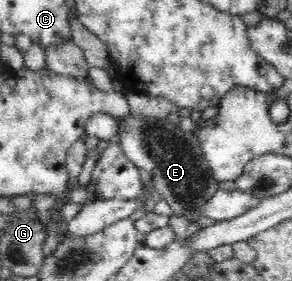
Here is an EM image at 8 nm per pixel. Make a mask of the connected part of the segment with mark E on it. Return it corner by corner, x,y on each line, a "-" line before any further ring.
129,111
126,115
115,117
115,135
118,135
119,147
126,157
140,169
150,172
154,186
174,209
171,227
178,232
177,240
195,234
200,228
194,225
194,221
198,219
198,206
219,191
219,182
214,179
203,160
197,133
188,133
179,125
174,127
174,118
167,115
158,119
154,115
137,115

